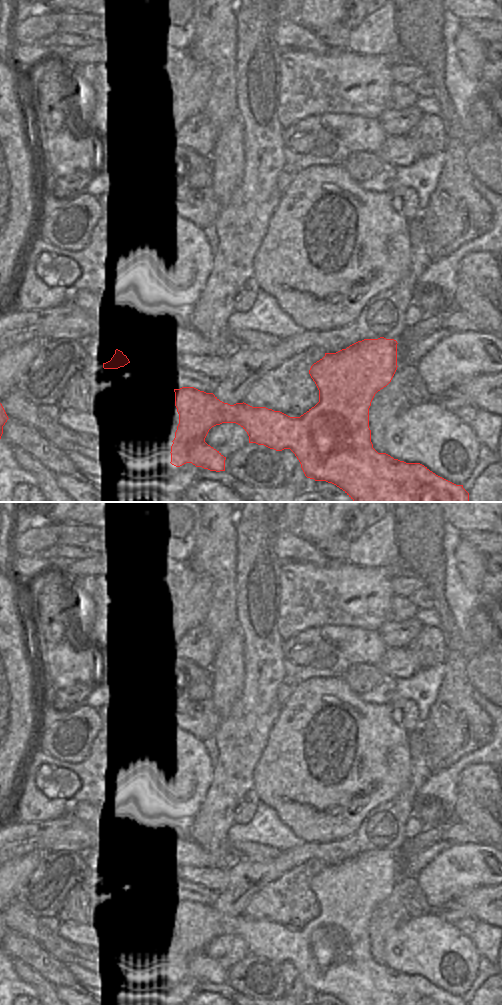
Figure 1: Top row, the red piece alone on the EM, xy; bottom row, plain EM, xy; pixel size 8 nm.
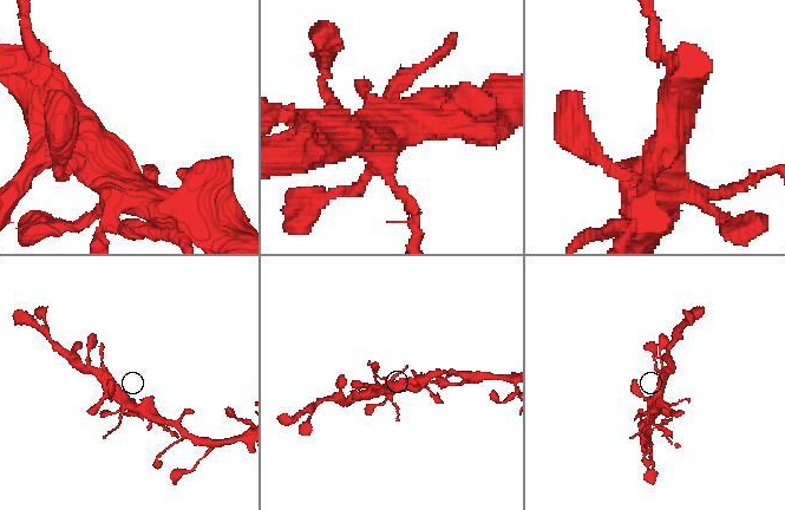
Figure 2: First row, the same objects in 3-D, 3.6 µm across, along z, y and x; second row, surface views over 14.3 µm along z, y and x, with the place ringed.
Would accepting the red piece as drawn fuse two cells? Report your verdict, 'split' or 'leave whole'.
leave whole

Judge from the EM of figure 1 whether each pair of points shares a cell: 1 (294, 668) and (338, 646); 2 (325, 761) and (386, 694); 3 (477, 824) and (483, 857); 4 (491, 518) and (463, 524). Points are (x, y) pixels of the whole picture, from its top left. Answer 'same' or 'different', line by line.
1: same
2: different
3: different
4: same

